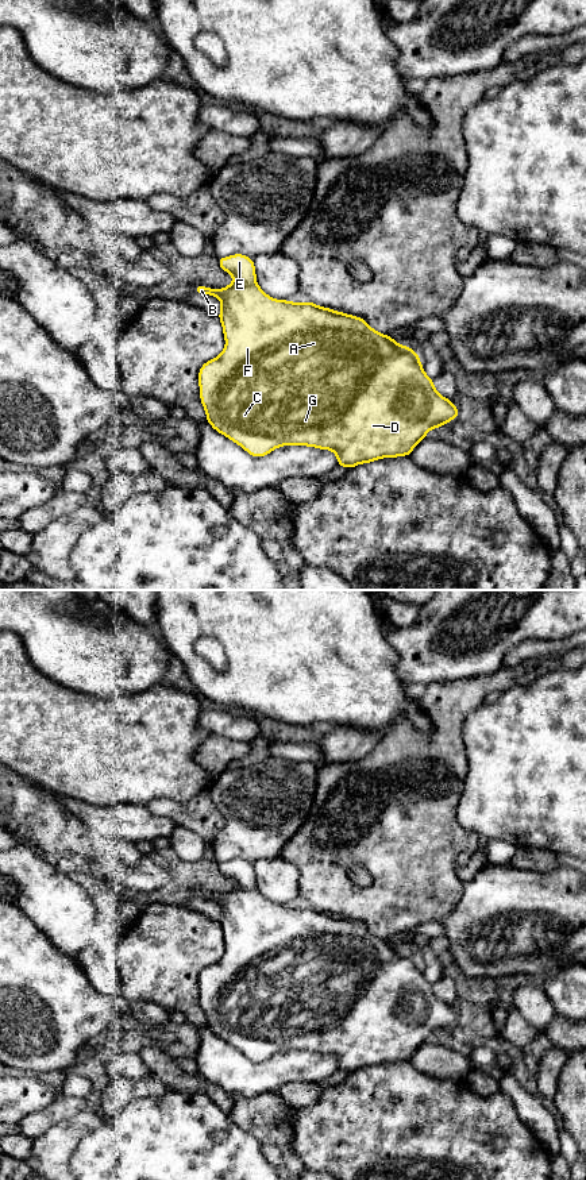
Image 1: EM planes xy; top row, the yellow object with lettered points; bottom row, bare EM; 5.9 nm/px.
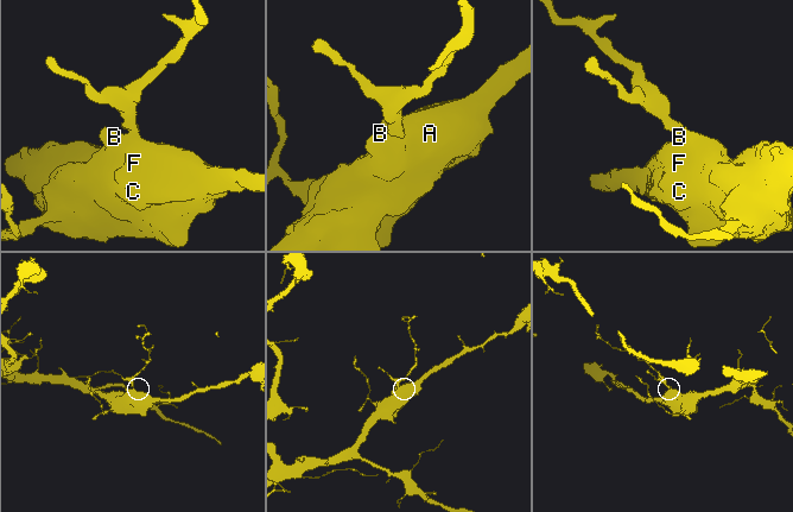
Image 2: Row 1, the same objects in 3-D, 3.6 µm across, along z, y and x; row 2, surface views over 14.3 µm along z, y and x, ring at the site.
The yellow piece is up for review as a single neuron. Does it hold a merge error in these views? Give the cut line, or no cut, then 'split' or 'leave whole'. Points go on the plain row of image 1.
no cut; leave whole

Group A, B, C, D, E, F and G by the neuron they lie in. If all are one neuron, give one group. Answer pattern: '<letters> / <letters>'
A B C D E F G

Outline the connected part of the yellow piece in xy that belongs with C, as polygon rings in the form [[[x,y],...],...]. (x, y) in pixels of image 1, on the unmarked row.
[[[234,859],[216,865],[221,875],[234,880],[234,886],[223,894],[211,894],[204,890],[193,892],[193,898],[215,901],[220,905],[221,915],[217,922],[221,926],[223,940],[225,942],[225,952],[221,959],[205,967],[198,975],[200,1006],[205,1014],[207,1027],[212,1030],[216,1037],[239,1049],[251,1061],[266,1061],[282,1050],[307,1050],[334,1056],[339,1072],[354,1073],[361,1068],[371,1068],[382,1063],[409,1061],[413,1053],[432,1033],[443,1031],[455,1023],[458,1025],[459,1013],[456,1013],[451,1004],[436,996],[433,984],[424,977],[421,965],[412,952],[401,950],[394,946],[393,941],[373,934],[362,922],[319,911],[312,906],[290,907],[289,905],[271,903],[255,887],[257,878],[254,865],[244,859]]]

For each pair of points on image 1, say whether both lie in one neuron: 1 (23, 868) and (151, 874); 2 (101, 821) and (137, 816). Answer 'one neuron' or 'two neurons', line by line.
1: two neurons
2: one neuron

